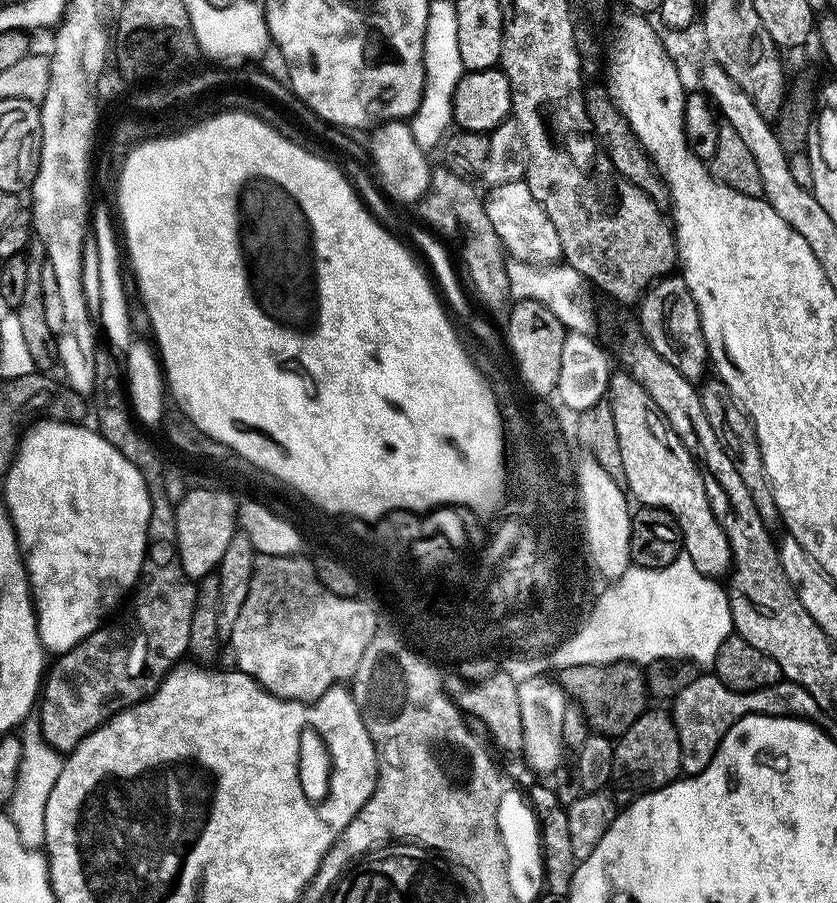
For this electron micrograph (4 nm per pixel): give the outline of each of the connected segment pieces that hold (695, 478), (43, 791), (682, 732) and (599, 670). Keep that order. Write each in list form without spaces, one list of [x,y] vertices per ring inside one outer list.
[[[626,370],[613,371],[608,380],[606,403],[614,414],[618,446],[622,446],[627,491],[633,497],[636,495],[641,505],[669,512],[680,528],[683,551],[698,570],[713,578],[723,577],[729,571],[732,558],[724,526],[713,509],[701,469],[686,446],[682,446],[674,430],[665,422],[650,394],[646,394],[646,390],[642,390],[640,383]]]
[[[36,722],[23,725],[20,746],[22,756],[16,774],[16,785],[12,797],[8,799],[6,811],[25,847],[29,850],[40,850],[44,846],[46,798],[50,798],[50,790],[54,790],[54,782],[58,782],[58,774],[62,774],[65,757],[45,740],[40,724]]]
[[[714,674],[697,675],[686,690],[676,695],[670,704],[670,715],[676,723],[680,742],[680,767],[685,777],[697,776],[716,757],[722,738],[730,730],[728,725],[728,696],[732,689],[728,688]]]
[[[621,662],[618,664],[583,664],[559,669],[558,683],[561,691],[584,719],[585,724],[597,736],[619,738],[624,731],[641,719],[646,711],[646,676],[637,665]]]

